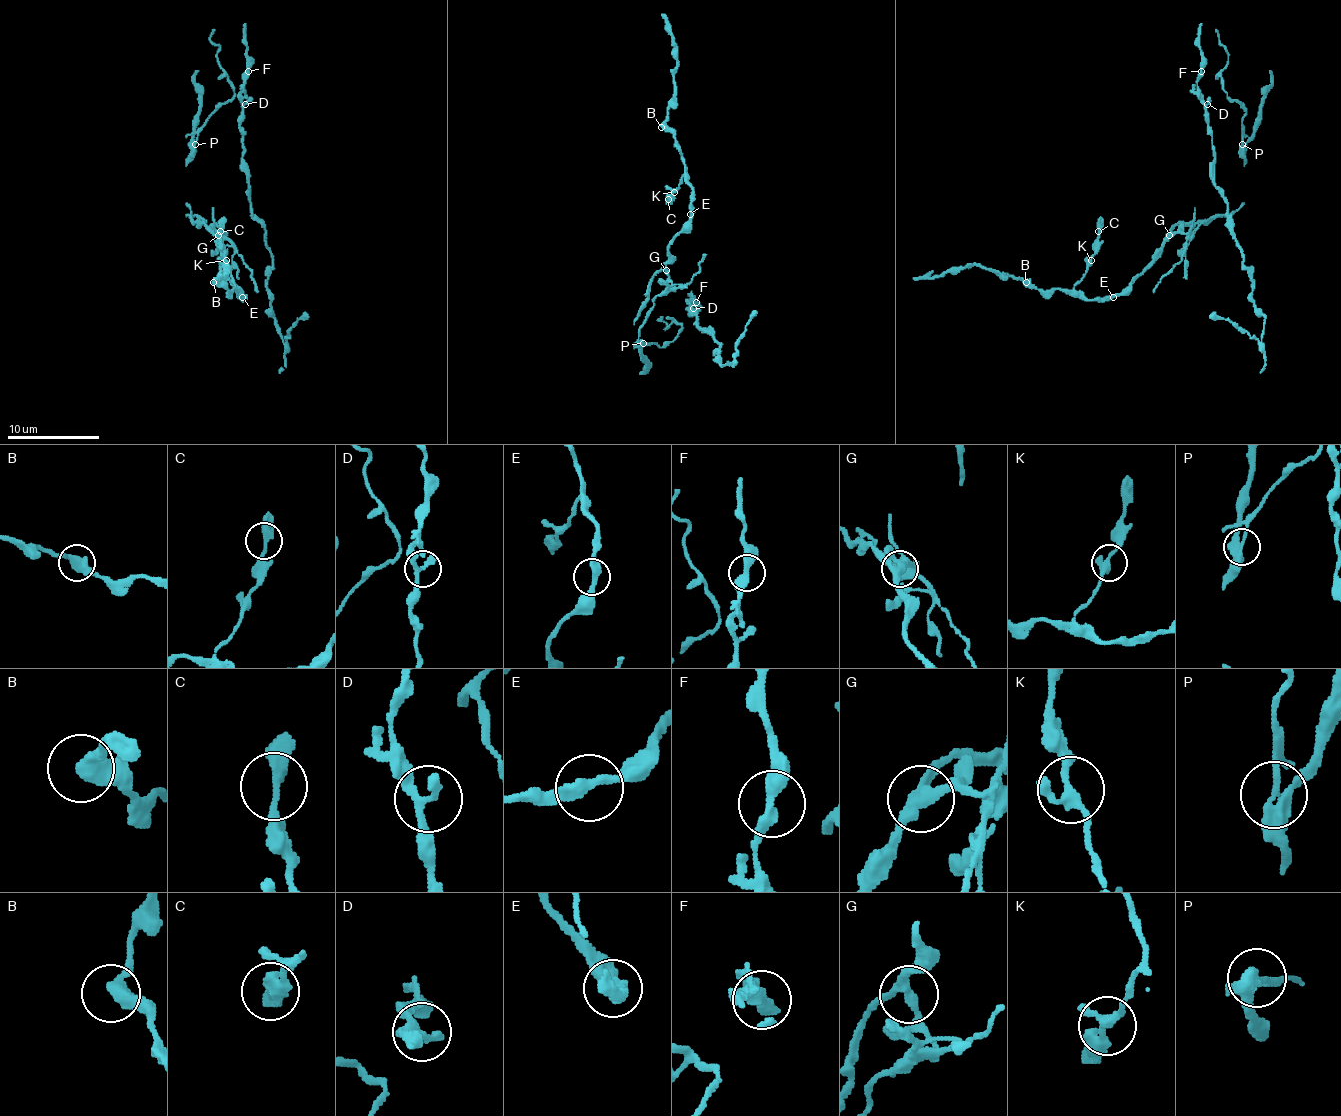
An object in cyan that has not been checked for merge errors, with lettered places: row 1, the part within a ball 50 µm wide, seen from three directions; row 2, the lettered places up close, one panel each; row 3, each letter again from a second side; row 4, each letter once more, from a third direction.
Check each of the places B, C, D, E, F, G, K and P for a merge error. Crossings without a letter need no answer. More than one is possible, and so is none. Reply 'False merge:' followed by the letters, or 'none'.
False merge: G, P

